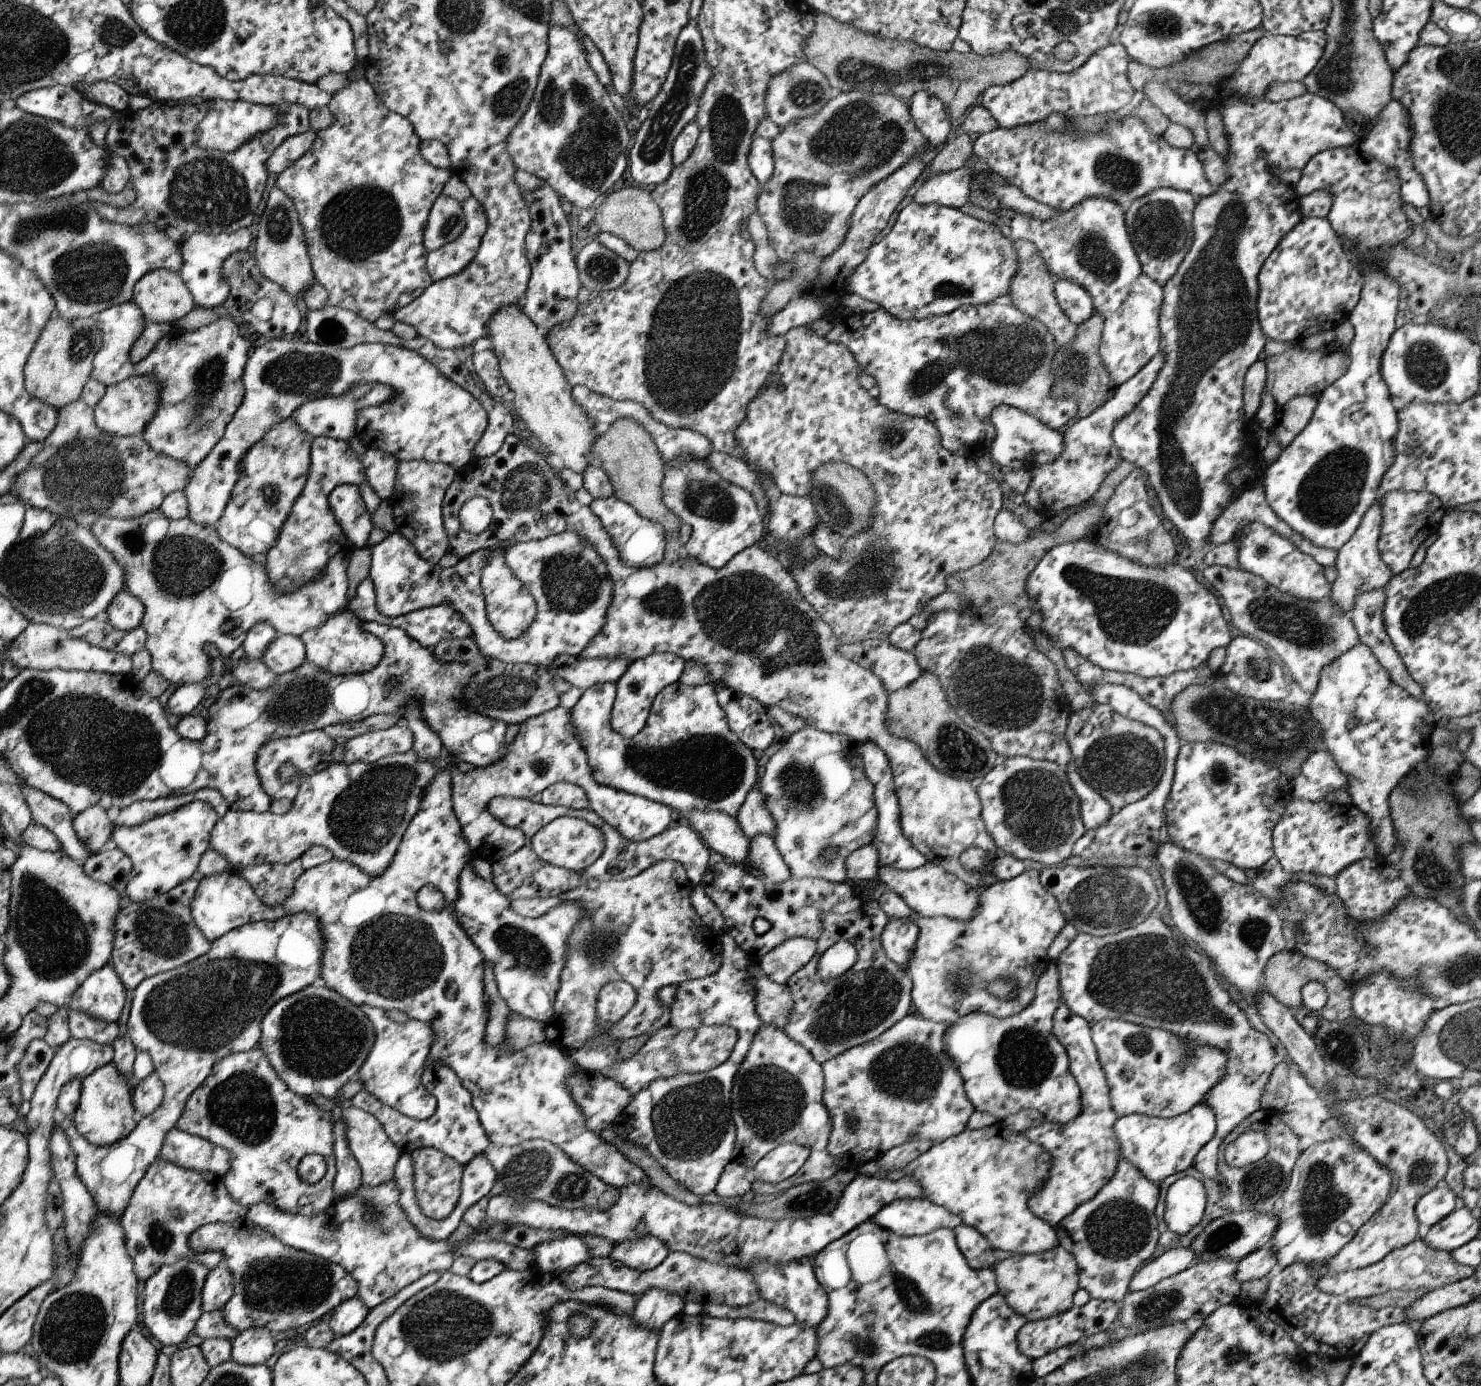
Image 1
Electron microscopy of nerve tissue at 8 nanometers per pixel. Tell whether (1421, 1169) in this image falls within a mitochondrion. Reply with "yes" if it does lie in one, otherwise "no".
yes

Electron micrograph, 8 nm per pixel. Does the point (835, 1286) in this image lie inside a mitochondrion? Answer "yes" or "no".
no

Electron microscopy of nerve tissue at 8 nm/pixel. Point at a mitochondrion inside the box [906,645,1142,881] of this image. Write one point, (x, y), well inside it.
(1036, 805)

